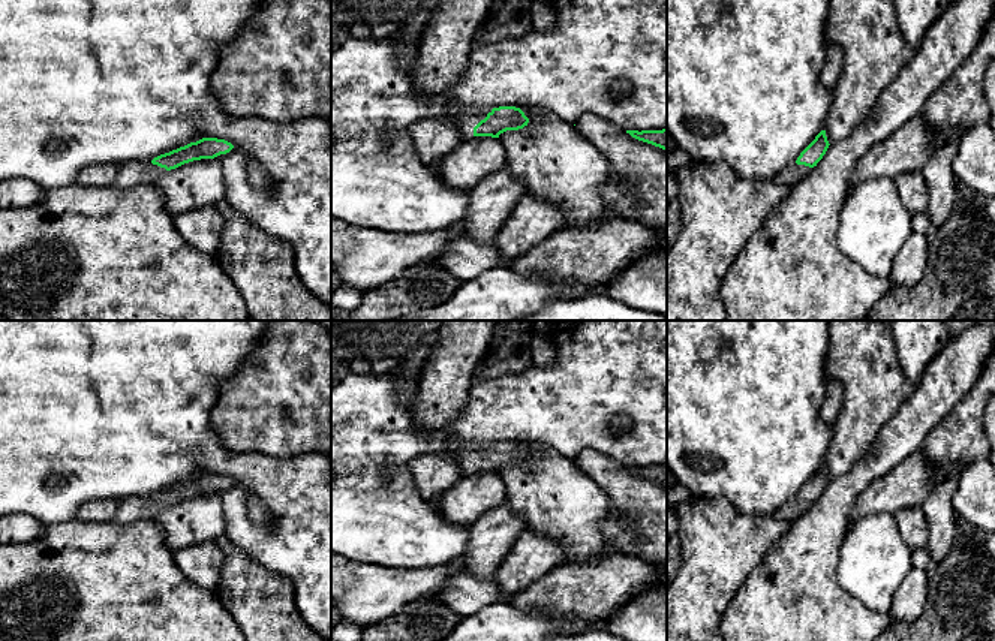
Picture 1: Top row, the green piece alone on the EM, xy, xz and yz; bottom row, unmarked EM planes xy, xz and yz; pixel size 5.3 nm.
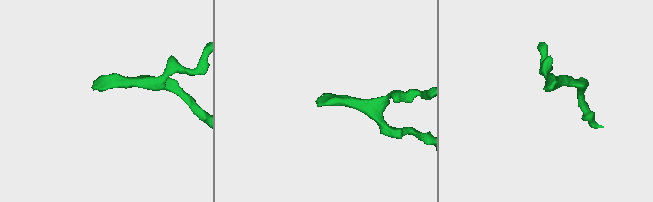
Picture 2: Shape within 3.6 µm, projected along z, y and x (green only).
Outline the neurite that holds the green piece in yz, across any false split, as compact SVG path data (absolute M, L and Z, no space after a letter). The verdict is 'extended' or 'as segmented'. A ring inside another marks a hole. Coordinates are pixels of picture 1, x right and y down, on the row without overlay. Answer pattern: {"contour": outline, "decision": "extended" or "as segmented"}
{"contour": "M821 466L815 475L800 488L797 496L784 503L778 511L775 511L773 515L782 521L796 521L814 502L817 502L817 499L826 490L829 481L830 479L827 476L826 466Z", "decision": "extended"}

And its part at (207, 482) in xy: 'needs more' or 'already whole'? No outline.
needs more

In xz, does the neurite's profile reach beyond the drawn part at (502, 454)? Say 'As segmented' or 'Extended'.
Extended

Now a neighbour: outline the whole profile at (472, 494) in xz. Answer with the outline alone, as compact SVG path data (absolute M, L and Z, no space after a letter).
M472 472L439 496L441 515L453 523L469 527L484 512L506 502L506 488L499 473Z

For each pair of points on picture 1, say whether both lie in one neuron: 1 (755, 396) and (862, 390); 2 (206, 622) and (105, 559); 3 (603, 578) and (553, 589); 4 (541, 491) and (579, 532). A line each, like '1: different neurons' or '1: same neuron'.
1: different neurons
2: same neuron
3: same neuron
4: same neuron

